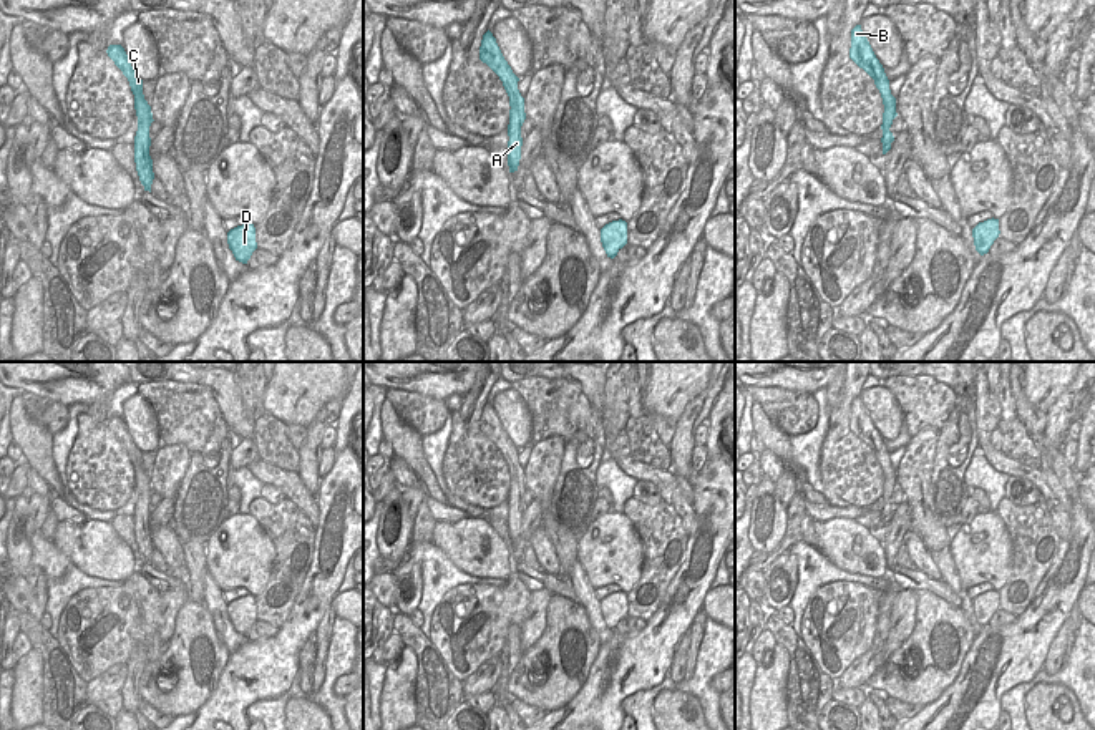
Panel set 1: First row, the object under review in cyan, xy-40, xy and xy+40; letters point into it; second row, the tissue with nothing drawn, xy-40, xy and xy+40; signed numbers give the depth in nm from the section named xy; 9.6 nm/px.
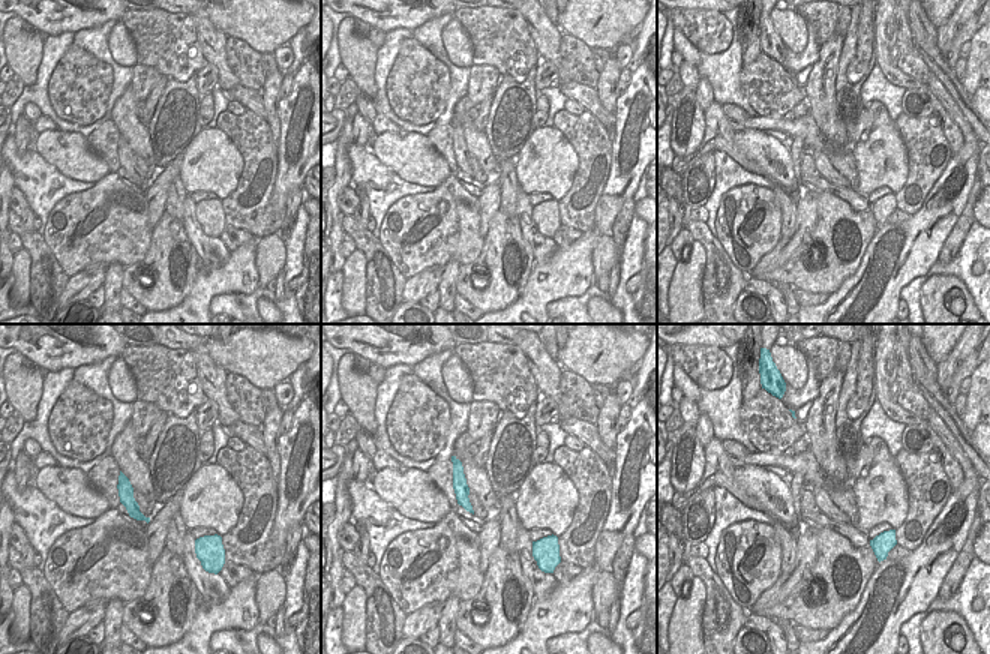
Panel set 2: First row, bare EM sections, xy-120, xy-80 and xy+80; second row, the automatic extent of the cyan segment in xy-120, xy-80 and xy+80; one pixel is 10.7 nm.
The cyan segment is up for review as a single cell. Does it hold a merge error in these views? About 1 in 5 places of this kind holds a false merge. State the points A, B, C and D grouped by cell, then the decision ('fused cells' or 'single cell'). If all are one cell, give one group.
groups A B C D; single cell

